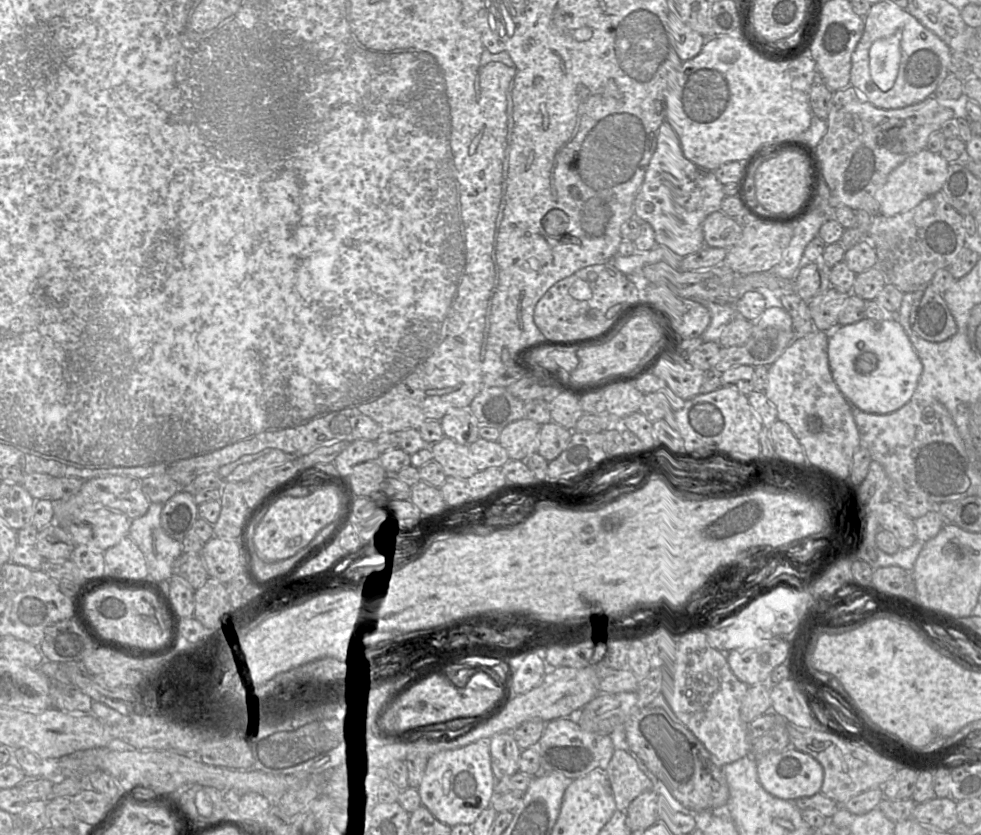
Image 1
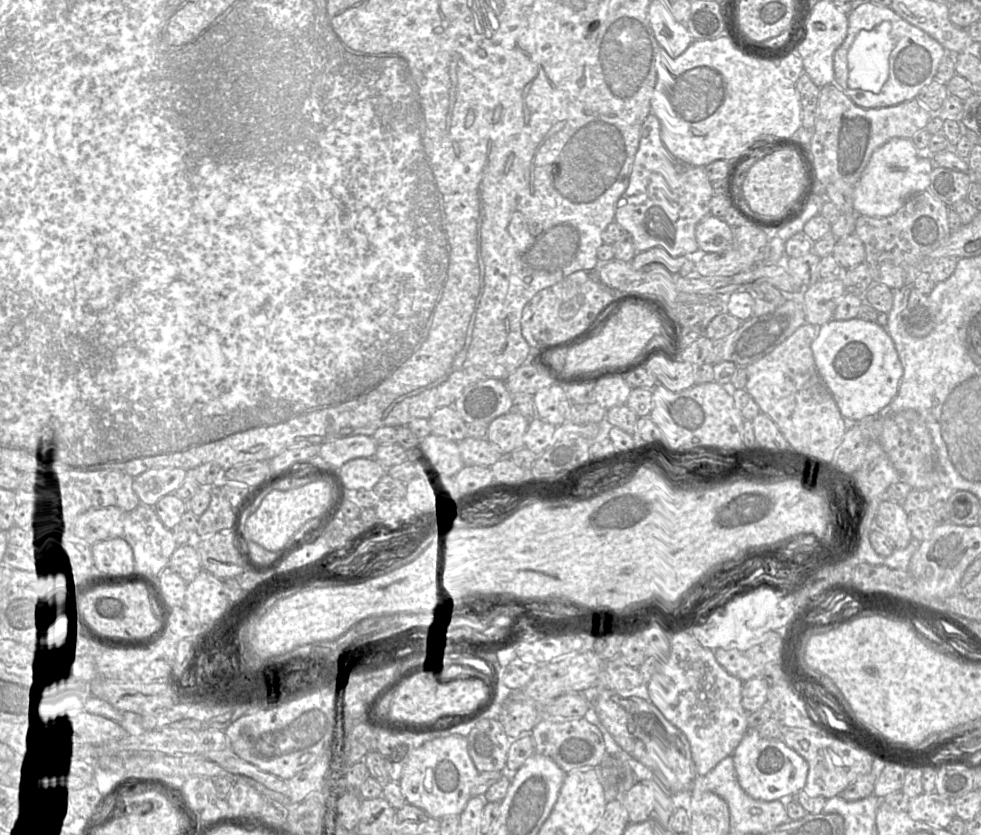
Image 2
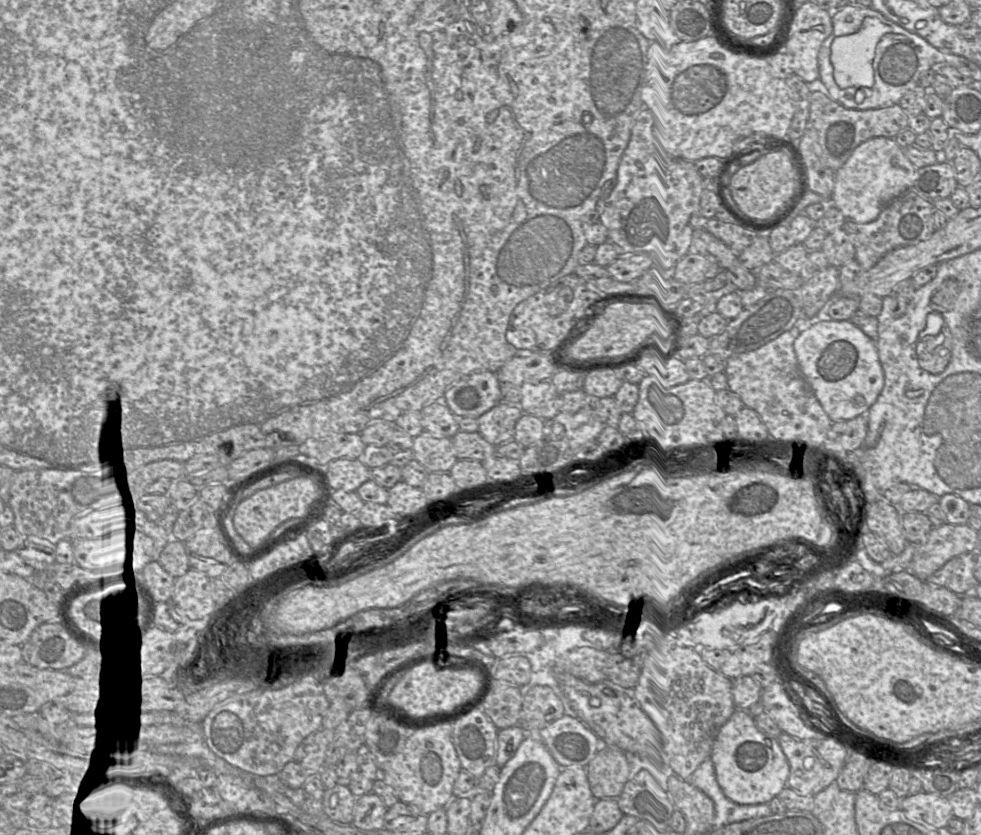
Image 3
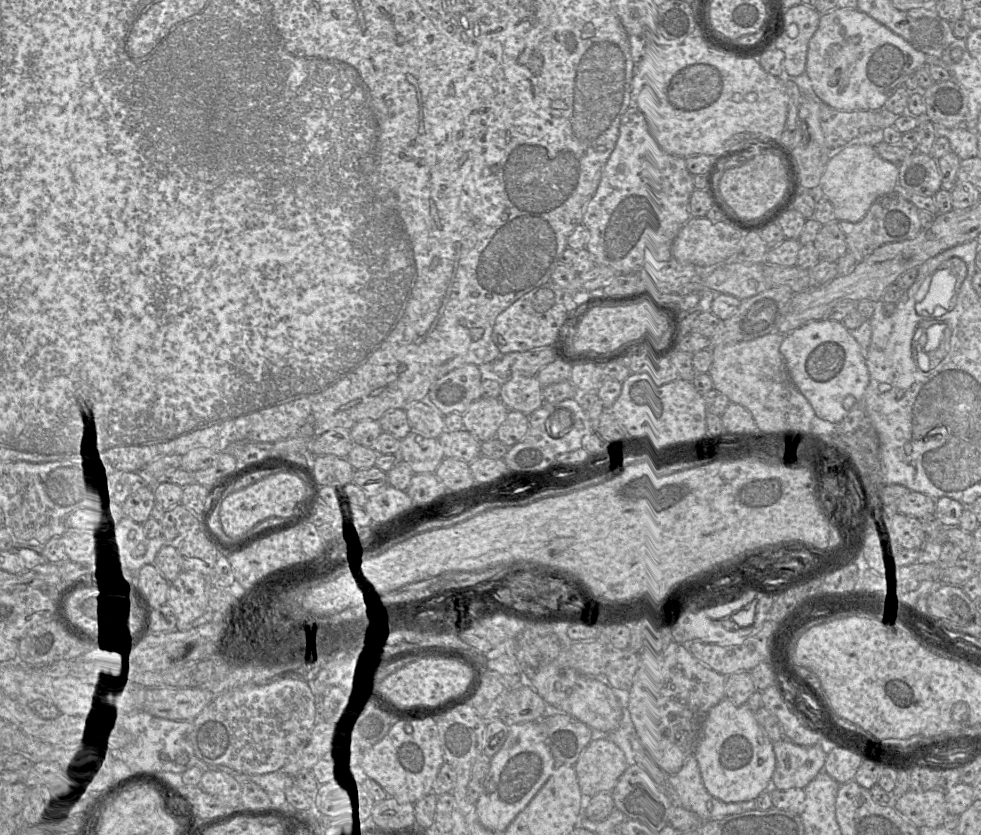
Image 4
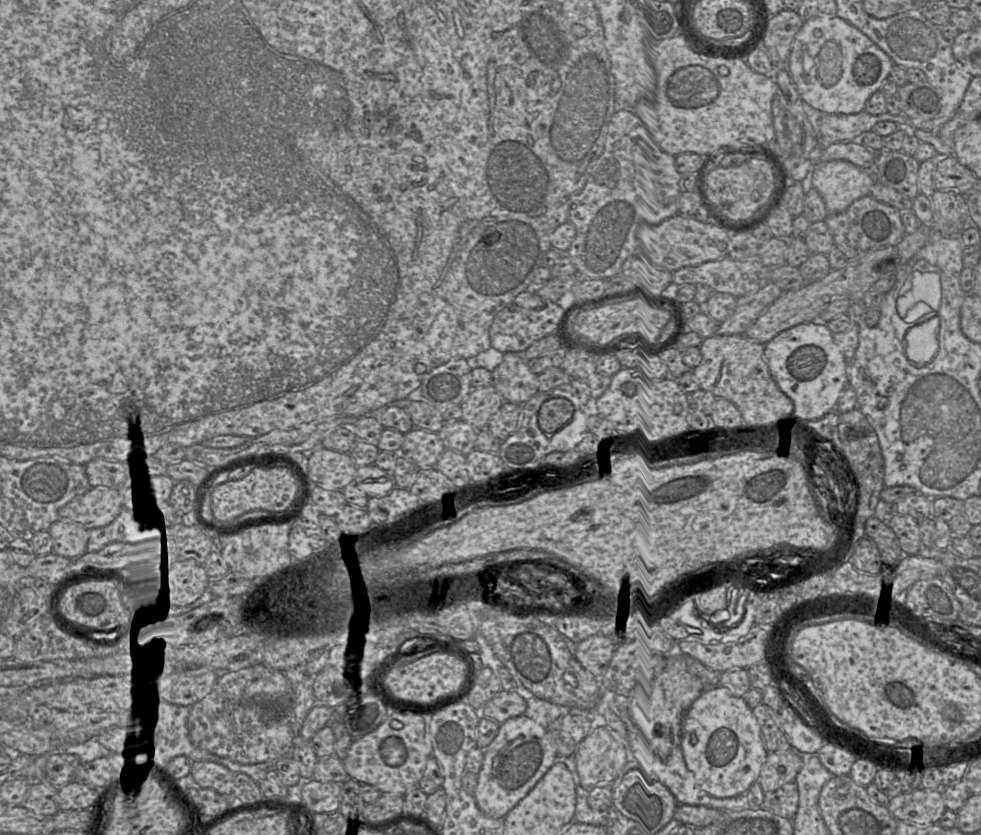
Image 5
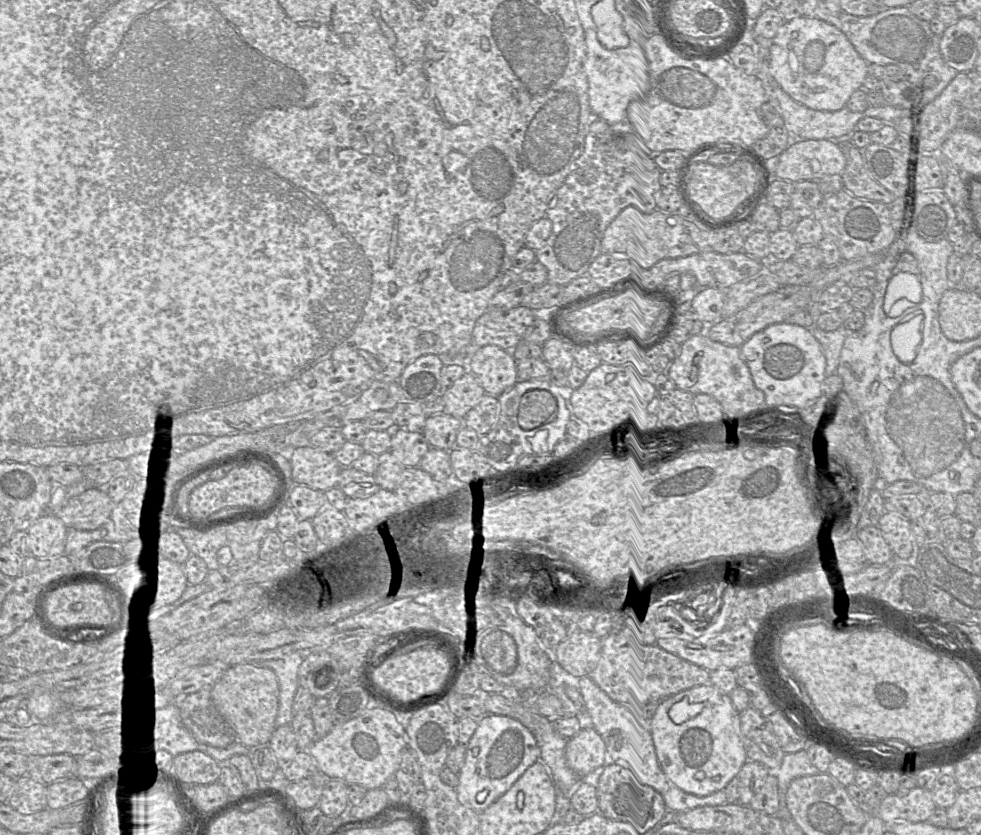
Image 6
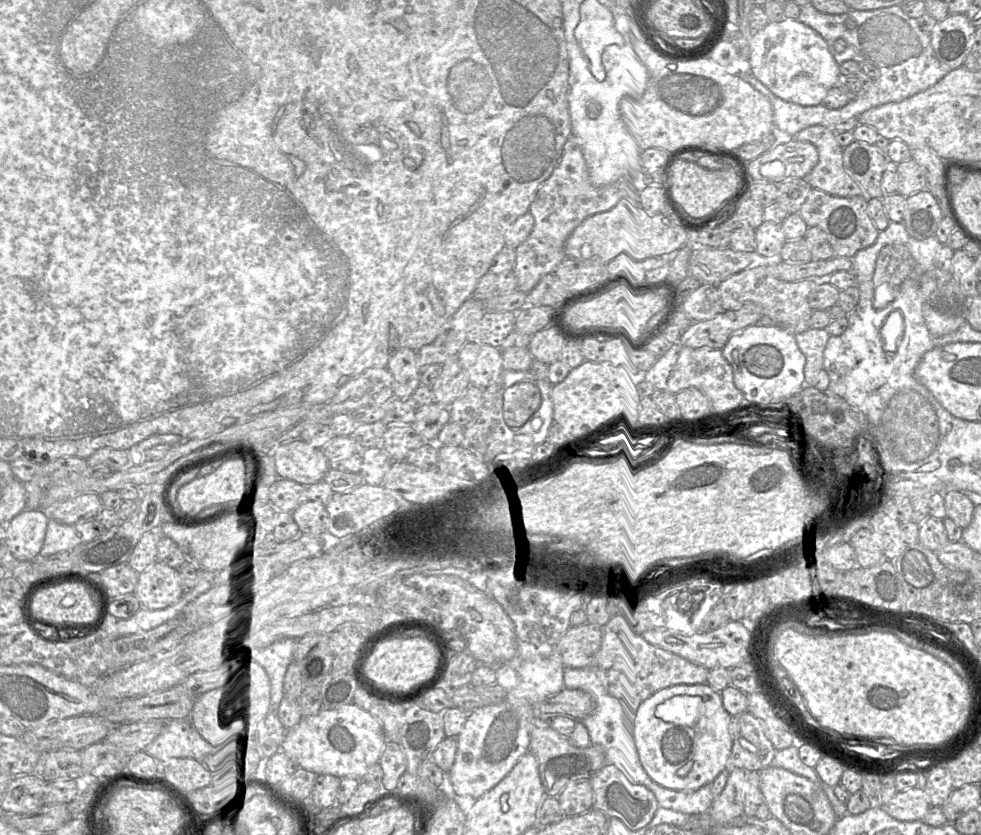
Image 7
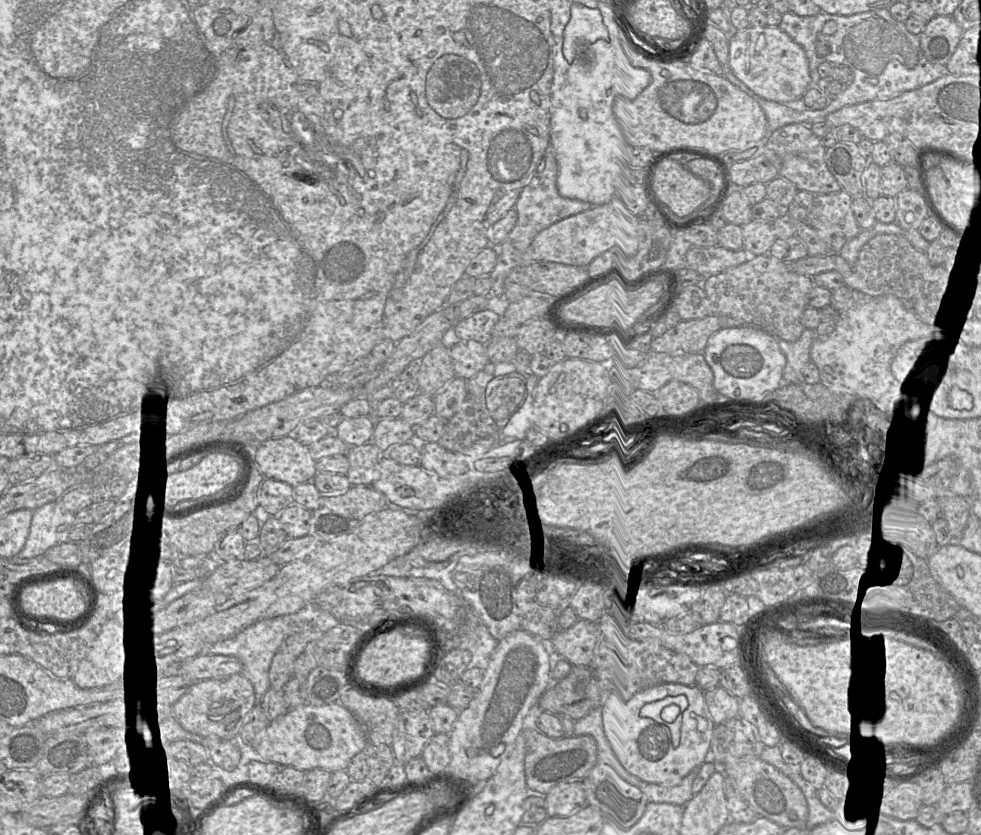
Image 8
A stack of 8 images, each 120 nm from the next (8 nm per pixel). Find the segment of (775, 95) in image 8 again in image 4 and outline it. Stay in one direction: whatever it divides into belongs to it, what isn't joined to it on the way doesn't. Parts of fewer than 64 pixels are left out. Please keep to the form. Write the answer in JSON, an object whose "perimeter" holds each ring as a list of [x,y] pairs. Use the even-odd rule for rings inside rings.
{"perimeter":[[[836,8],[820,16],[818,28],[808,44],[805,75],[811,81],[815,96],[832,108],[841,111],[878,110],[916,69],[935,65],[931,58],[860,10]]]}

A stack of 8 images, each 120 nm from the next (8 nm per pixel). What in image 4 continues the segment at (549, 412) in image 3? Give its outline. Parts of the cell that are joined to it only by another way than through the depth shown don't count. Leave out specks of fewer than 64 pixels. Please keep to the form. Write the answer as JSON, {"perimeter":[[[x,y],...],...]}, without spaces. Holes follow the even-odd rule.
{"perimeter":[[[513,376],[503,383],[500,398],[509,410],[529,415],[543,405],[543,387],[537,376]]]}

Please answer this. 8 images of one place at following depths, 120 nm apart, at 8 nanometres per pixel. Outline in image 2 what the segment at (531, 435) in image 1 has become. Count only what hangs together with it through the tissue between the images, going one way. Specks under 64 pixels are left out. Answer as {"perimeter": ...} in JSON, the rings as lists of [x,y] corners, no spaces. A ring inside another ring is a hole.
{"perimeter":[[[510,411],[494,419],[488,425],[487,439],[493,443],[503,456],[524,447],[524,436],[530,418],[519,412]]]}

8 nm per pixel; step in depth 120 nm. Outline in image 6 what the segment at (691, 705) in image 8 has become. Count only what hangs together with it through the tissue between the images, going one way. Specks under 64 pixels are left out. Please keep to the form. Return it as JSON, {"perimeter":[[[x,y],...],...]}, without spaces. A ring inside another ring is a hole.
{"perimeter":[[[712,684],[663,699],[650,719],[649,730],[663,772],[674,785],[689,794],[707,796],[723,789],[747,761],[739,712],[729,695]]]}

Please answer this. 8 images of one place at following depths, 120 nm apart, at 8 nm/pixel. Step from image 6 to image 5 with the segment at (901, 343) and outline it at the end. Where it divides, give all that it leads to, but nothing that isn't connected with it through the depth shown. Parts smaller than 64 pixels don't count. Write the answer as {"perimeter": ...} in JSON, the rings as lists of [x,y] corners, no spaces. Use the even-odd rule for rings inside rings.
{"perimeter":[[[936,311],[920,318],[920,325],[910,328],[906,335],[906,355],[917,366],[925,366],[939,349],[940,319]]]}

